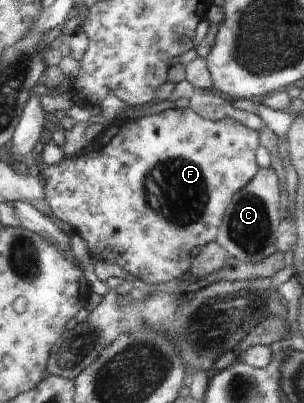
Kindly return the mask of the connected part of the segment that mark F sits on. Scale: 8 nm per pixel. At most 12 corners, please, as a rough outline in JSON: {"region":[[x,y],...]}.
{"region":[[122,118],[40,172],[95,260],[182,278],[258,133]]}

